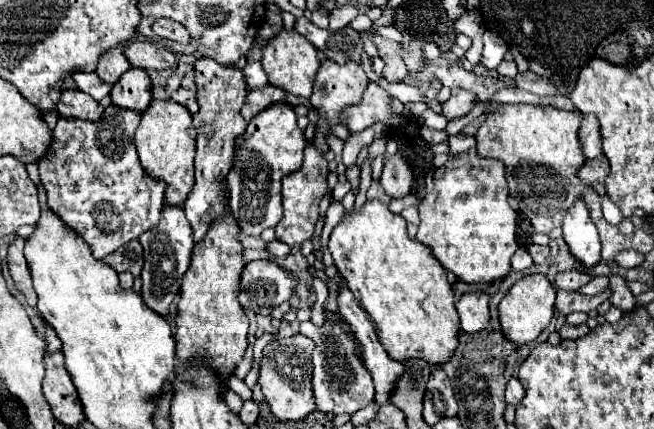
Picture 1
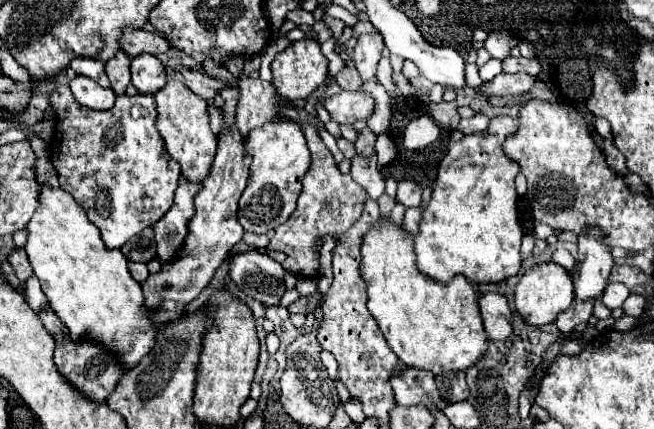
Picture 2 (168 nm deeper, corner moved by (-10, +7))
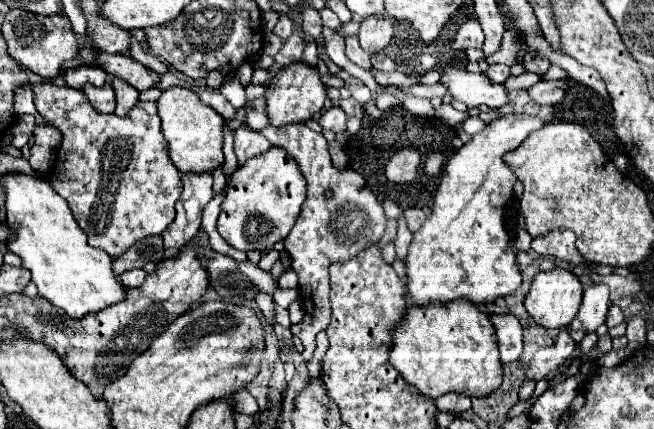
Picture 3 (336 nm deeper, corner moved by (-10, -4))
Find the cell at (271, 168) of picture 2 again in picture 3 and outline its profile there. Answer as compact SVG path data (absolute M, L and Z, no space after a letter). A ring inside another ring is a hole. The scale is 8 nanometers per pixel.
M271 146L267 152L249 158L233 172L227 196L221 204L217 230L233 248L239 250L261 250L273 246L275 242L287 238L305 196L307 182L299 172L299 164L295 164L283 148Z

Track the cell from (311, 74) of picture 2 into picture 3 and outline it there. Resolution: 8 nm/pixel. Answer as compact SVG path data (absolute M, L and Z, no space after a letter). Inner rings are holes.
M303 60L291 62L283 68L279 68L269 84L269 90L265 94L267 98L267 114L271 116L273 126L283 126L289 122L305 122L315 112L321 110L325 102L325 84L321 82L319 68L315 64L307 64Z

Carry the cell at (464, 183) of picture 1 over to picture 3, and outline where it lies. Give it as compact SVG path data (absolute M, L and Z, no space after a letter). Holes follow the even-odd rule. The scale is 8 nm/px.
M523 114L501 116L447 160L431 216L413 234L405 258L407 294L411 294L415 304L457 298L483 304L499 296L509 296L519 288L521 272L517 254L511 250L511 238L505 230L505 204L513 196L517 178L503 157L543 124L543 120Z

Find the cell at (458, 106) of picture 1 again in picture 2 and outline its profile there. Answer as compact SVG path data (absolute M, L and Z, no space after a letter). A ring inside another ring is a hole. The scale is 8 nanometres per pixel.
M501 73L491 83L481 85L479 93L485 97L491 97L491 95L523 95L523 93L529 93L533 89L535 81L537 79L531 77L529 73L515 73L515 75Z

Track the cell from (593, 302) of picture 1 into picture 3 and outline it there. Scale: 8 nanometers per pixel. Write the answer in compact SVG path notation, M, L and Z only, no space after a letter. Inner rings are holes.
M561 328L553 346L551 348L541 348L533 356L533 360L529 364L529 370L527 370L527 378L533 378L533 380L545 378L549 372L553 372L561 364L565 364L573 350L575 350L575 342L571 338L571 328Z

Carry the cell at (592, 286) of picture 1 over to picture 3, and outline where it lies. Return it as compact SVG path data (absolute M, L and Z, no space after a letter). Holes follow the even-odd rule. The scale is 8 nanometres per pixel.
M611 304L605 324L611 328L611 326L617 326L617 324L621 324L621 322L625 322L625 316L623 316L623 310L621 310L621 306L617 306L617 304Z

